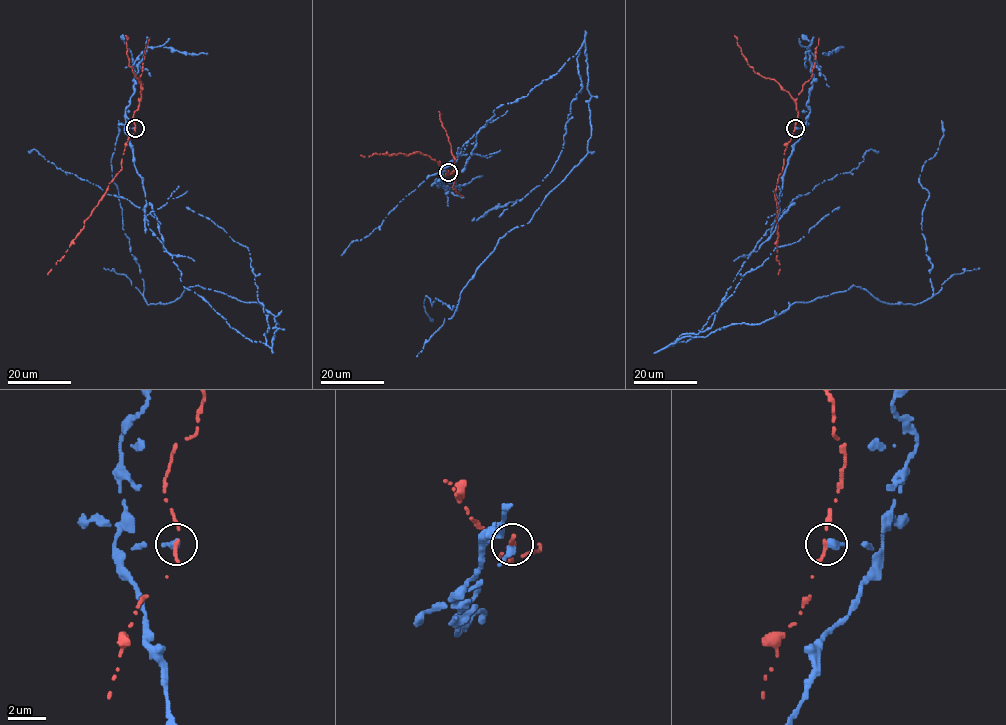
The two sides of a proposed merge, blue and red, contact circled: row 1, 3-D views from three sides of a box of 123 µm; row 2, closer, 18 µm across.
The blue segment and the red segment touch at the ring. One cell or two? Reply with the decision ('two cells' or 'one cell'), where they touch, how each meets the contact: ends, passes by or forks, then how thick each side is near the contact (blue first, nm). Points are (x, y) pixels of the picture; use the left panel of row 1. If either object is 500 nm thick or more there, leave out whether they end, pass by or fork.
two cells; at (135, 128); blue ends there; red ends there; 360 nm thick on the blue side, 260 nm on the other

